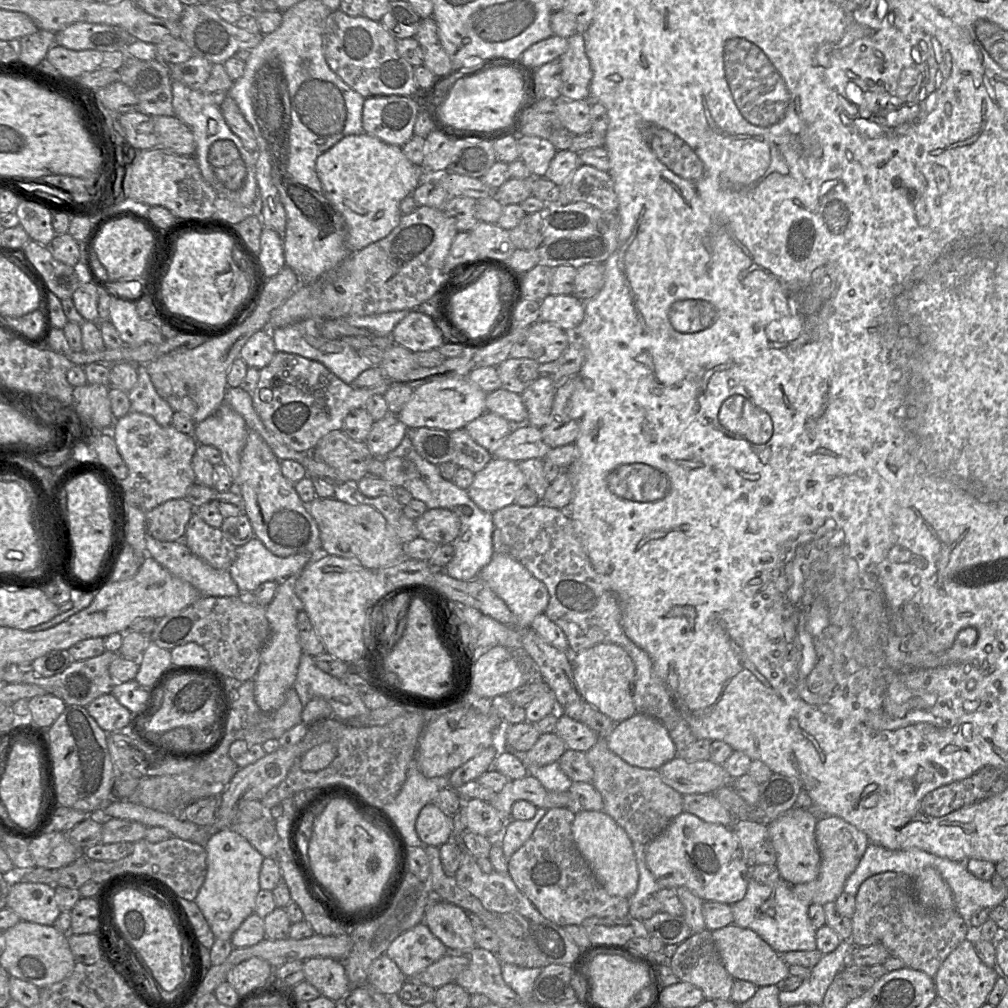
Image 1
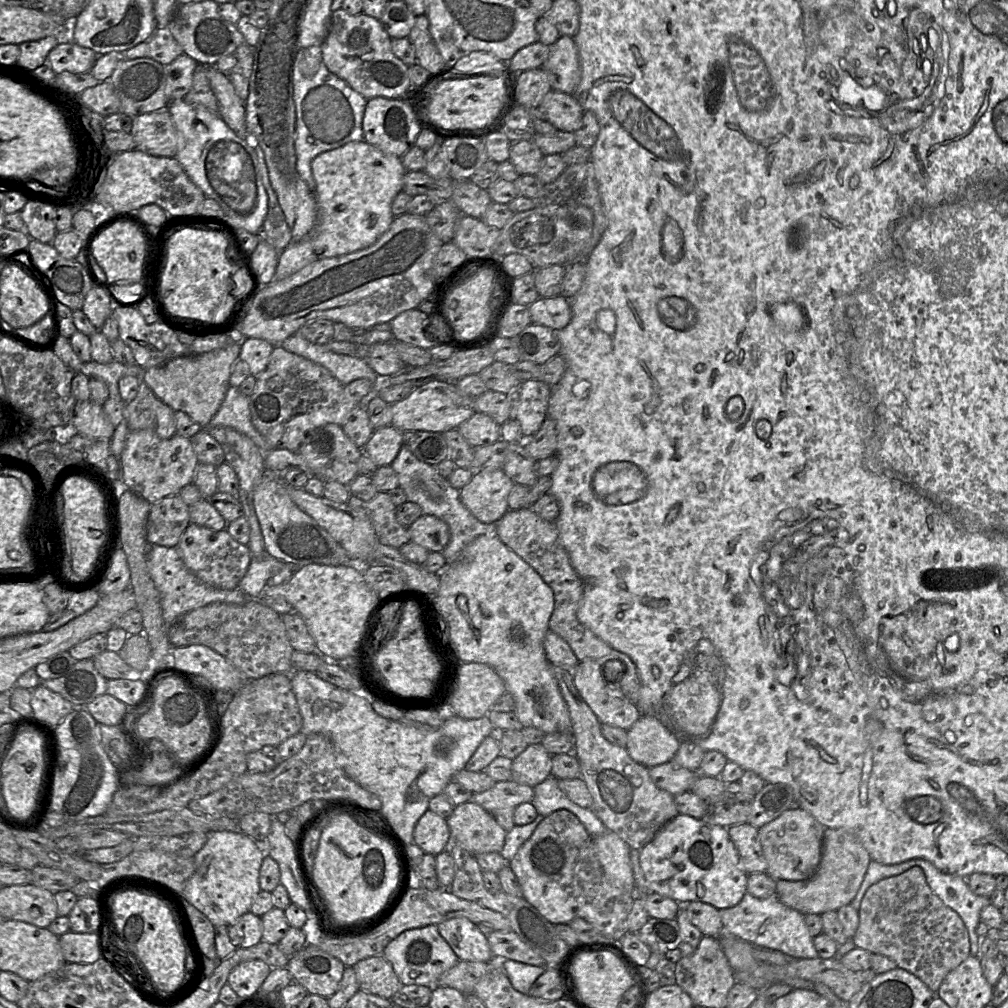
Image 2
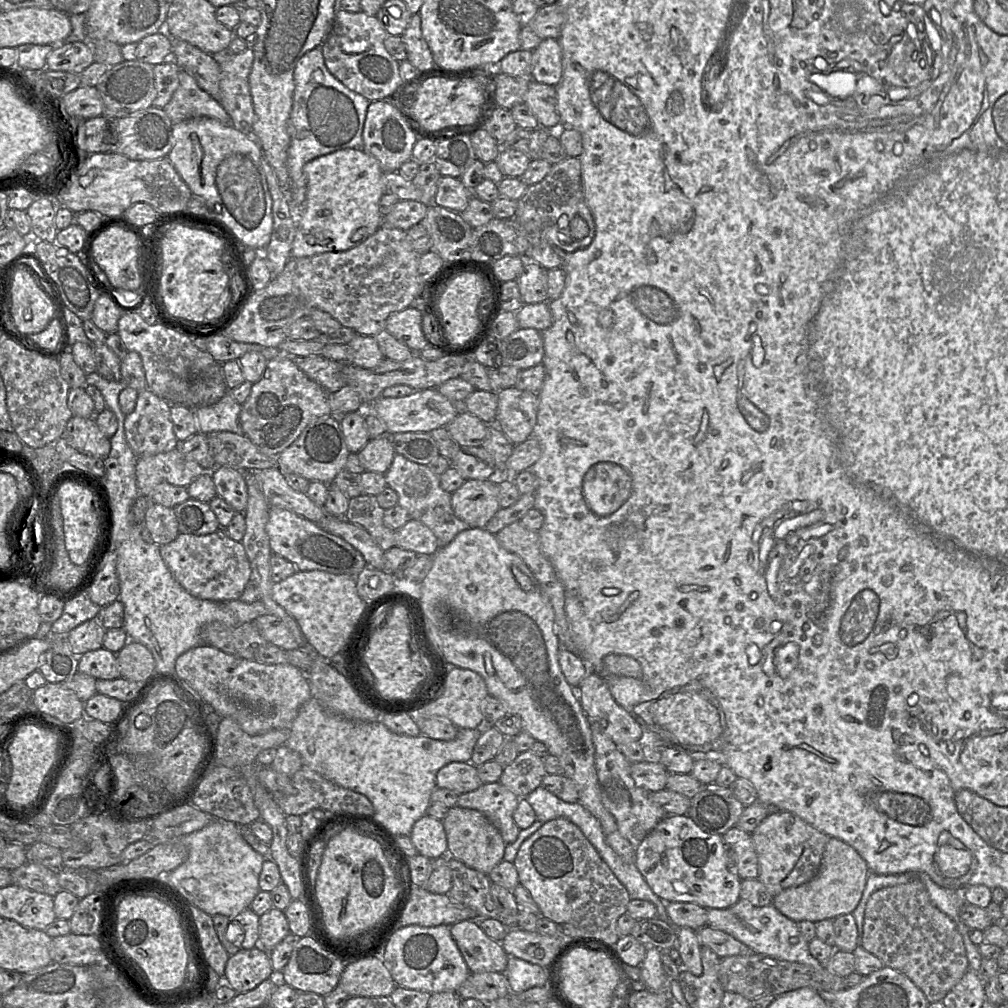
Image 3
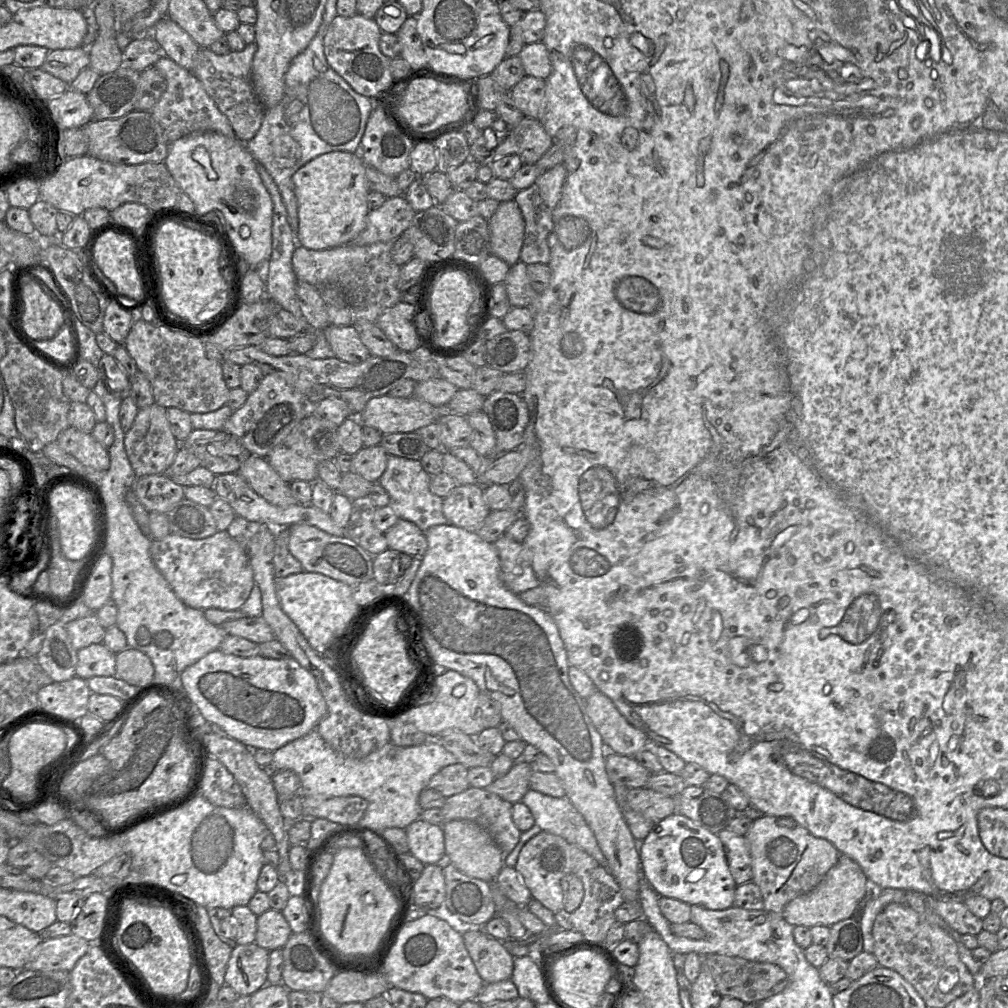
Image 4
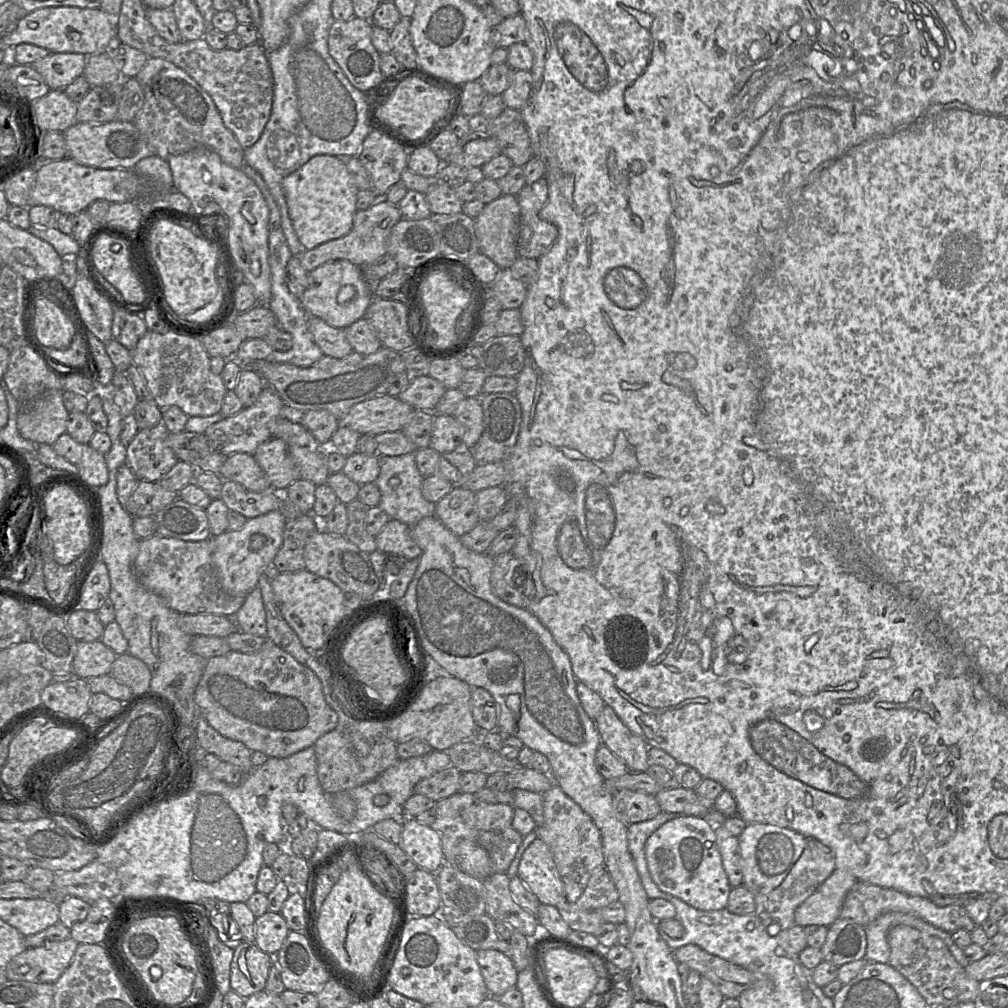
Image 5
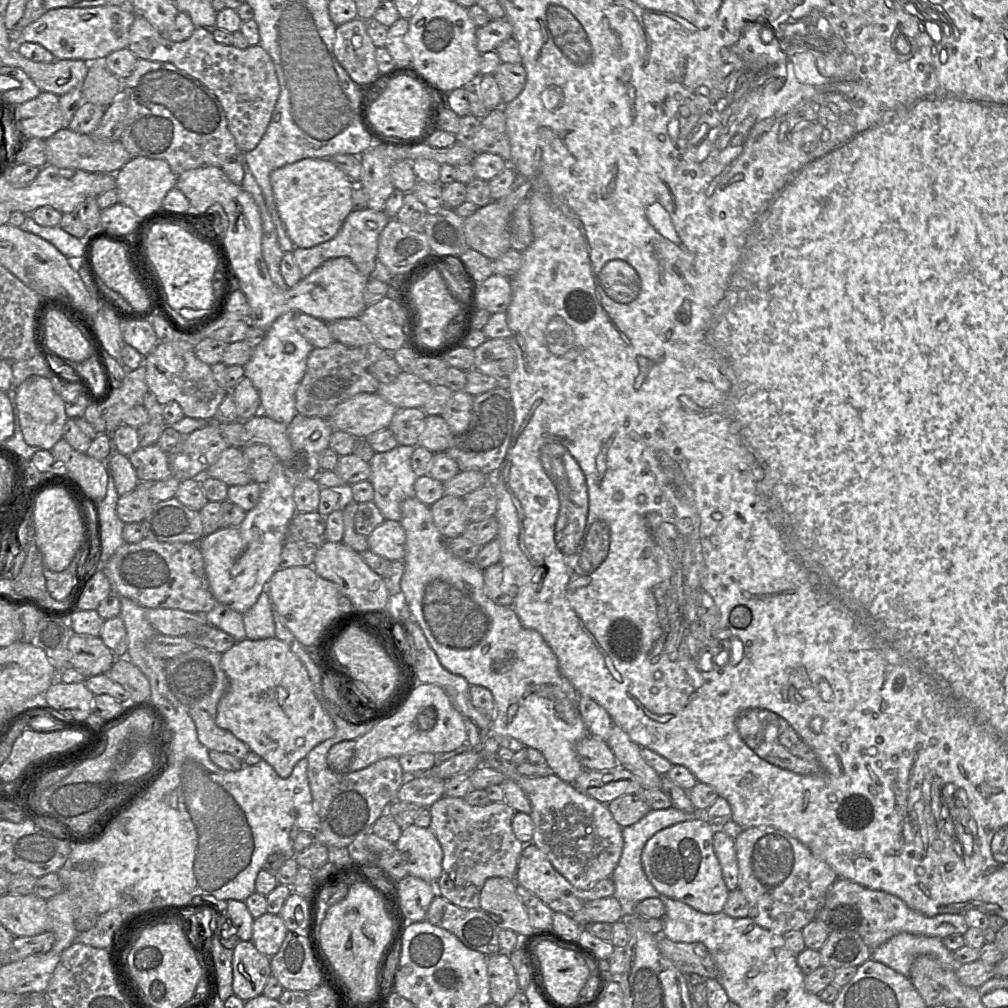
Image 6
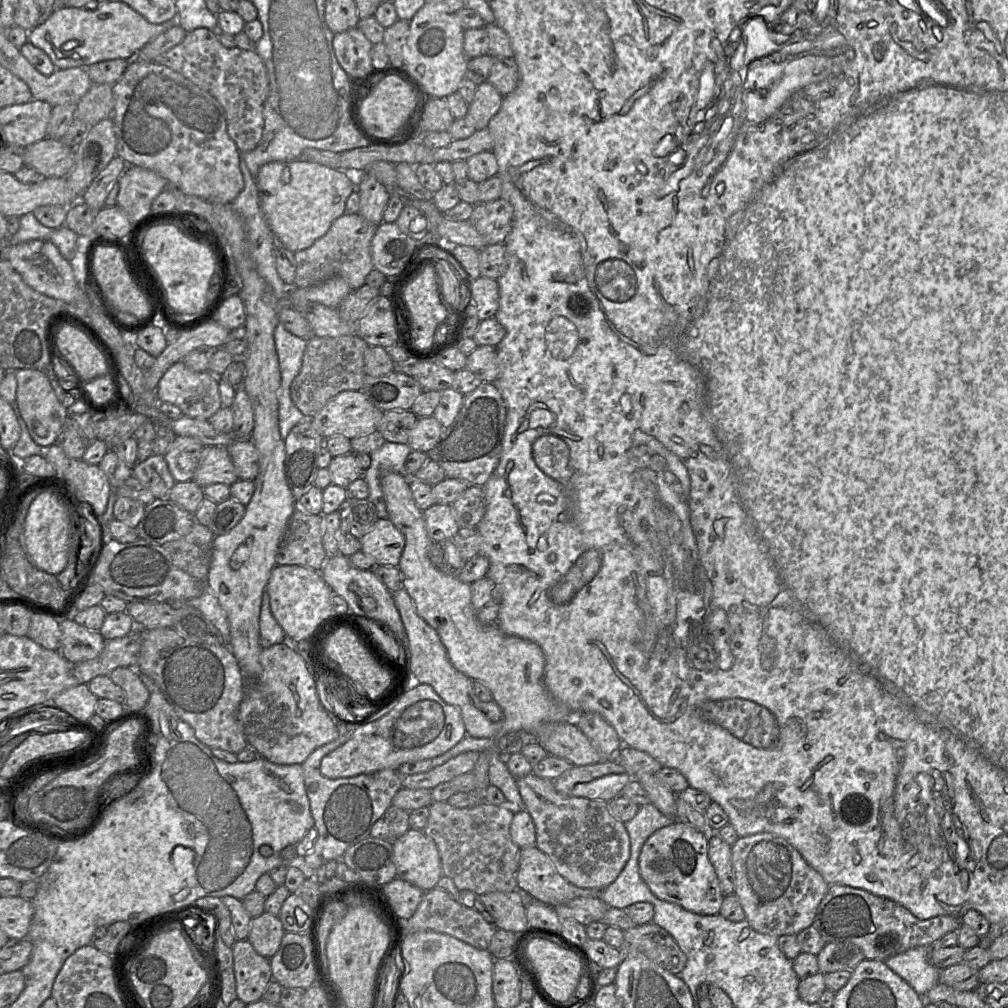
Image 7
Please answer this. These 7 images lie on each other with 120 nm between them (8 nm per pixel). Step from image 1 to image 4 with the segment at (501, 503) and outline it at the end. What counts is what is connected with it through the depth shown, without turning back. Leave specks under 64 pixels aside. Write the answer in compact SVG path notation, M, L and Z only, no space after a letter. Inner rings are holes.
M480 484L457 485L444 497L442 510L450 524L470 532L478 531L490 513Z

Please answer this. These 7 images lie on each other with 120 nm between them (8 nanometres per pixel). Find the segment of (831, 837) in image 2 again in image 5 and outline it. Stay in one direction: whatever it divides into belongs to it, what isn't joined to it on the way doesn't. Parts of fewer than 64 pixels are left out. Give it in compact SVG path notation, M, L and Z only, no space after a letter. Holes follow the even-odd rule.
M836 868L832 874L795 910L794 925L829 927L839 918L845 896L857 882L846 870Z

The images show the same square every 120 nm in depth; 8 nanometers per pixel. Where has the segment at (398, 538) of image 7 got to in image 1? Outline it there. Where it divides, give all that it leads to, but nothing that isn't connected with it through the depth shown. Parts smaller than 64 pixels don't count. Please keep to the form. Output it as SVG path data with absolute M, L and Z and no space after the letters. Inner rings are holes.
M445 508L428 509L415 520L419 536L438 545L450 544L458 536L461 527L459 517Z

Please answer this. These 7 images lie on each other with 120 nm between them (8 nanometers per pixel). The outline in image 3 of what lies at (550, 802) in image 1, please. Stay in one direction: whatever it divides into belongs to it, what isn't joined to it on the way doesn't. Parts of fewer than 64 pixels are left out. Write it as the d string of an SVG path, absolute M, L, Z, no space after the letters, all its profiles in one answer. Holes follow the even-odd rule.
M498 781L482 784L474 791L459 795L456 806L483 813L509 844L517 839L520 831L513 819L519 801L519 796Z

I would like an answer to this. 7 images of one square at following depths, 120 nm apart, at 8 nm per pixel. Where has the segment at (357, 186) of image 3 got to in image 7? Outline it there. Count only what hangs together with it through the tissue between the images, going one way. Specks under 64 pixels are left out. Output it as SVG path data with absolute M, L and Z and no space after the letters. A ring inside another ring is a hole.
M307 160L275 161L264 164L256 176L259 202L272 233L282 247L298 252L309 248L327 233L332 223L346 213L346 201L357 190L357 175Z

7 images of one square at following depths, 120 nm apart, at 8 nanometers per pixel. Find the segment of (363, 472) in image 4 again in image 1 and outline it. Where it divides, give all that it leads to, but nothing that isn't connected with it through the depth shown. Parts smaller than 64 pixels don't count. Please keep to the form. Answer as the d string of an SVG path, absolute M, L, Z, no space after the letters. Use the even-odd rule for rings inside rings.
M389 413L373 423L366 444L375 458L383 459L398 447L407 435L408 429L397 415Z

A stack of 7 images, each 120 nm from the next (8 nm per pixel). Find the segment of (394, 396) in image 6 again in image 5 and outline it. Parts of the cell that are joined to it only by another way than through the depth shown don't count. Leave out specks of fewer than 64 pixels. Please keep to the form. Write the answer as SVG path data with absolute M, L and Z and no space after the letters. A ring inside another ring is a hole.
M416 376L397 397L415 409L434 412L445 391L444 385L431 376Z

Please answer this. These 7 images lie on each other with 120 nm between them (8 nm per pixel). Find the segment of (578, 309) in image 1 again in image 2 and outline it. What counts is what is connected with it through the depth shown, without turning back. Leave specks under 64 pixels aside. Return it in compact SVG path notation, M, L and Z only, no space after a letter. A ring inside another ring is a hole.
M562 295L554 297L539 297L529 305L529 312L533 323L560 331L571 320L570 300Z

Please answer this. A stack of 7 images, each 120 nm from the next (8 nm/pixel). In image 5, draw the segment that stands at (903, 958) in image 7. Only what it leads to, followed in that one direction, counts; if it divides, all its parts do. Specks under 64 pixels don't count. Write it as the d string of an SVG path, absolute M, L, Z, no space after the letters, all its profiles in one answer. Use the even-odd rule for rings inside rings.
M902 912L885 913L864 928L867 939L865 958L868 962L889 963L890 948L887 941L887 934L891 928L897 925L911 926L929 935L940 938L962 967L965 968L970 964L963 949L953 942L950 933L934 927L919 917Z

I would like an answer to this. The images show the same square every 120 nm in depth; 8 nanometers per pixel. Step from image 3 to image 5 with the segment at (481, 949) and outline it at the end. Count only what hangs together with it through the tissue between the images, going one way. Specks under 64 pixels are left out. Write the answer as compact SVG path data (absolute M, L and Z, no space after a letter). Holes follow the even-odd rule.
M475 950L485 985L490 996L500 997L516 987L518 972L513 961L499 950Z

